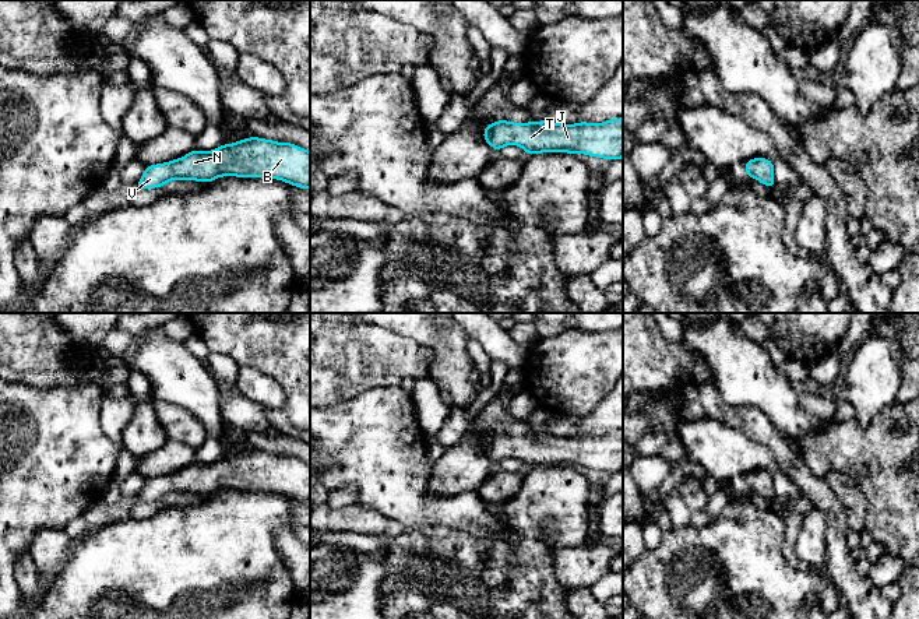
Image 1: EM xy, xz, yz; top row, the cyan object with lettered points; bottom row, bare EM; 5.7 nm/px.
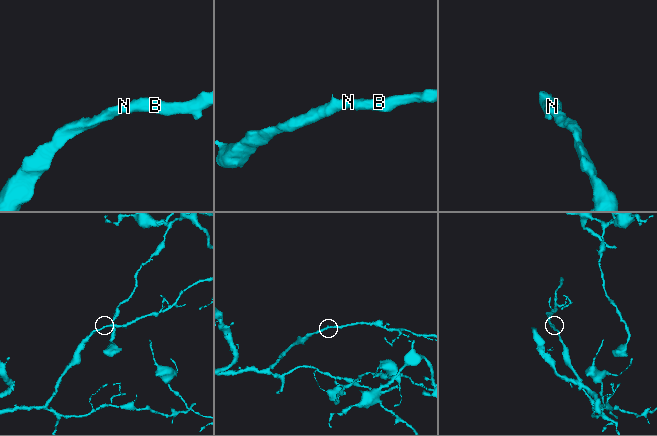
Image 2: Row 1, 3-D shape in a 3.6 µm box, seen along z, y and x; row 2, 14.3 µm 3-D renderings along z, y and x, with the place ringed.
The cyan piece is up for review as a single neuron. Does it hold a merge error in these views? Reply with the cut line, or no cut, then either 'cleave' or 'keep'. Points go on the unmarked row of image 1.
no cut | keep

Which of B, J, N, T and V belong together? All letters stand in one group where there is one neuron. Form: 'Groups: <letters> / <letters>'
Groups: B J N T V

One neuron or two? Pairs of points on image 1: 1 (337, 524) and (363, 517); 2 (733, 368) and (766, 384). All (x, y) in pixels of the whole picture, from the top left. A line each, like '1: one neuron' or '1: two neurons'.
1: one neuron
2: one neuron

